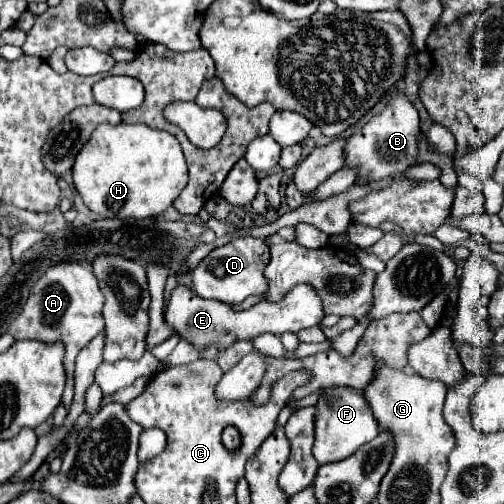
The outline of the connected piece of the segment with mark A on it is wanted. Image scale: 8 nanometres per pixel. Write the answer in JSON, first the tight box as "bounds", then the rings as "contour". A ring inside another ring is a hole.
{"bounds":[9,263,105,407],"contour":[[[59,263],[47,269],[45,277],[41,277],[31,295],[19,313],[19,317],[9,325],[9,333],[13,339],[37,339],[37,341],[63,341],[65,343],[65,371],[67,385],[63,393],[63,405],[69,407],[73,403],[75,389],[75,357],[77,353],[104,329],[102,307],[105,299],[97,287],[97,279],[91,269],[79,263]]]}

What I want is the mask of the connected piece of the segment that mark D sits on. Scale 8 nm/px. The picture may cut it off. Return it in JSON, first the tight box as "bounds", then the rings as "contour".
{"bounds":[193,239,269,305],"contour":[[[233,239],[231,243],[213,249],[193,269],[193,289],[203,299],[217,299],[227,305],[239,305],[251,295],[265,297],[269,281],[265,277],[265,265],[269,263],[269,245],[263,239]]]}

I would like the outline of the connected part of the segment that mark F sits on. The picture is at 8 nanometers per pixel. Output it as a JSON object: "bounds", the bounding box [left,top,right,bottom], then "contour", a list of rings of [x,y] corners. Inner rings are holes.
{"bounds":[313,387,379,465],"contour":[[[329,387],[317,401],[317,421],[315,421],[315,445],[313,457],[319,465],[327,465],[333,461],[343,461],[353,455],[361,445],[373,441],[379,435],[377,419],[365,401],[363,391],[351,387]]]}

